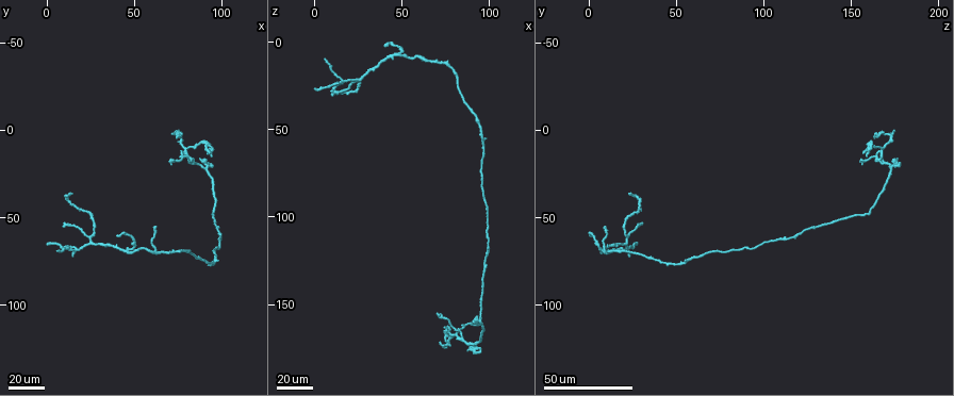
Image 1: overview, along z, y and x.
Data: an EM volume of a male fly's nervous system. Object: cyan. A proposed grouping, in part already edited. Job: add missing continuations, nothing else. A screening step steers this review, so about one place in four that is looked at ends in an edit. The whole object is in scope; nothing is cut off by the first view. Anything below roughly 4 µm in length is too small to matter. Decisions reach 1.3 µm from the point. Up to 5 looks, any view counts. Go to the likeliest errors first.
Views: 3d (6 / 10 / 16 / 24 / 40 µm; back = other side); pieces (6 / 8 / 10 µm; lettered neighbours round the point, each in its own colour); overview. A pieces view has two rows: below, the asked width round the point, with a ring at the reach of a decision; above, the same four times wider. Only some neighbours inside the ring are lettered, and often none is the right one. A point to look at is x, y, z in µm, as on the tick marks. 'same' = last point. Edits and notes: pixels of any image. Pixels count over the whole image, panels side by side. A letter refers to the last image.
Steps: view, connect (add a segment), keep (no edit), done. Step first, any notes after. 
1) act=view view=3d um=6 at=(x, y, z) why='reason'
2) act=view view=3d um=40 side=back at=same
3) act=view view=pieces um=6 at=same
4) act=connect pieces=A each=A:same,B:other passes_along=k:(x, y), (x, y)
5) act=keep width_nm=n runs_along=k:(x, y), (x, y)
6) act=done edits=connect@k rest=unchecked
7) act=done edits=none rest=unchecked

act=view view=3d um=24 at=(76, 0, 174) why='an open end'

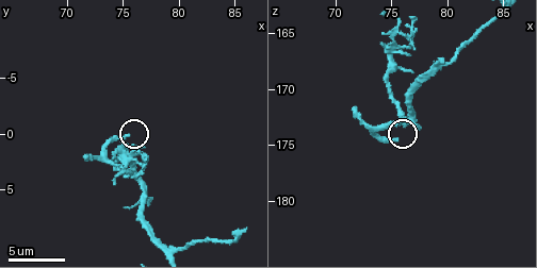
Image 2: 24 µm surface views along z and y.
act=view view=pieces um=10 at=(75.4, 0.0, 174.6)

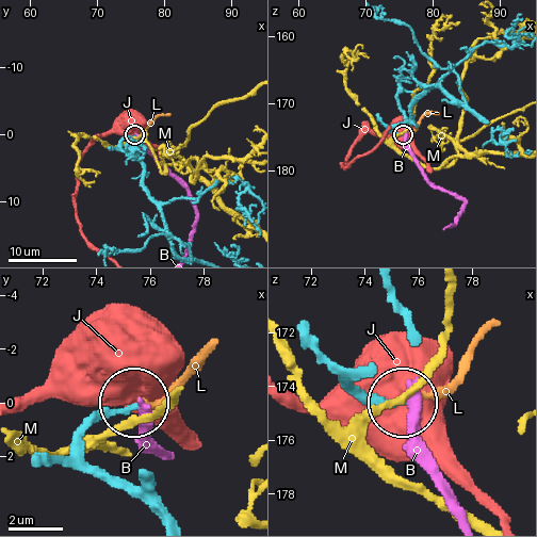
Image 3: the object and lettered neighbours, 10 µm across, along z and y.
act=connect pieces=L each=B:other,J:other,L:same,M:other passes_along=3:(351, 381), (371, 397), (408, 402), (440, 388), (488, 334) found='it goes on there'

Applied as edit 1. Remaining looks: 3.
act=view view=3d um=40 at=(9, 54, 31) why='long arm stops here'

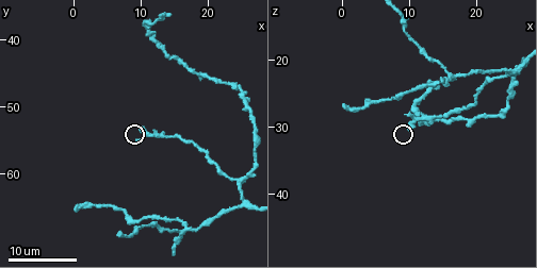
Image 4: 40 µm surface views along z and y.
act=view view=pieces um=6 at=(10.5, 53.0, 30.5)

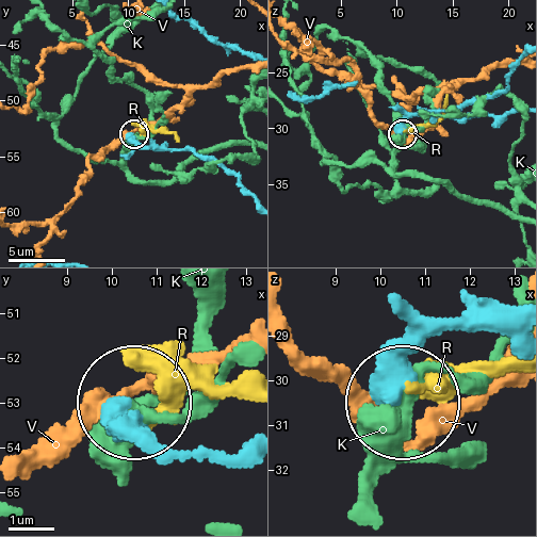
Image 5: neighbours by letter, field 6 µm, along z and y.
act=keep width_nm=440 each=K:other,R:other,V:other found='none of them fits'

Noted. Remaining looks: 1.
act=view view=pieces um=10 at=(71.8, 2.2, 171.8) why='free end'

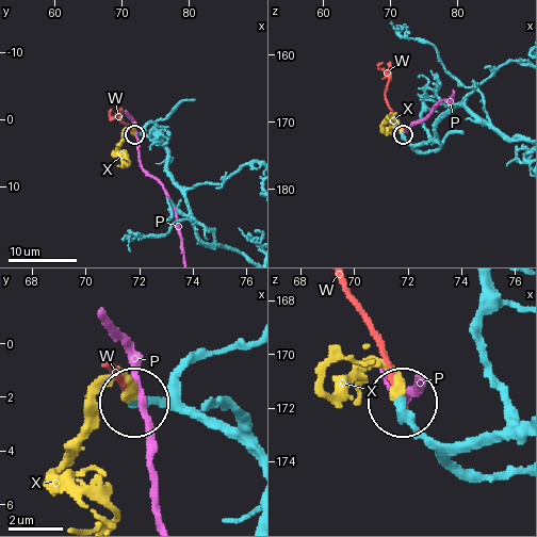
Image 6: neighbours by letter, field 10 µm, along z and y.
act=connect pieces=X each=P:other,W:other,X:same found='it goes on there'

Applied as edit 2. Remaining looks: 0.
act=done edits=connect@3,connect@6 rest=unchecked

